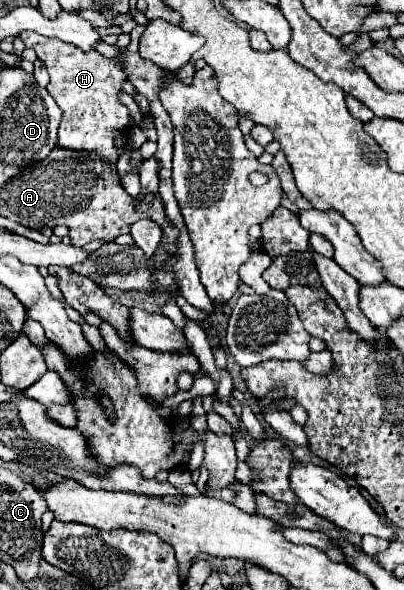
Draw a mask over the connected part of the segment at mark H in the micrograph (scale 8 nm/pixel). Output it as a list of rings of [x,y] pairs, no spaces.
[[[23,32],[19,38],[27,48],[37,52],[37,58],[43,60],[49,72],[51,82],[47,84],[47,92],[55,98],[63,112],[59,124],[59,146],[97,152],[101,158],[117,162],[119,156],[113,146],[113,138],[129,128],[129,110],[117,98],[123,82],[127,82],[125,72],[95,50],[81,52],[81,48],[73,44],[65,44],[57,38],[45,38],[37,32]]]

